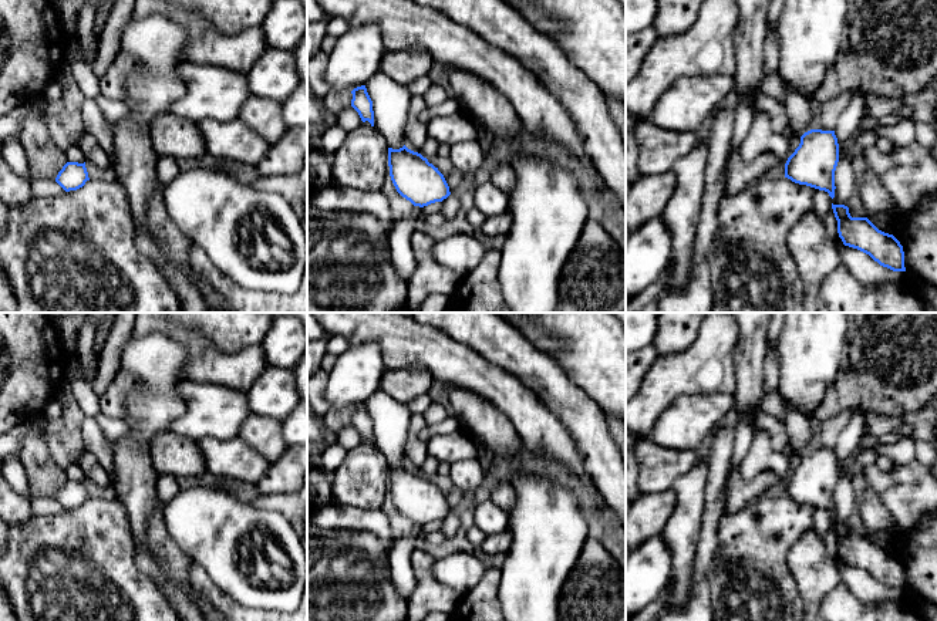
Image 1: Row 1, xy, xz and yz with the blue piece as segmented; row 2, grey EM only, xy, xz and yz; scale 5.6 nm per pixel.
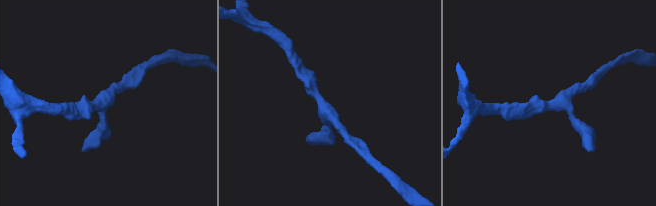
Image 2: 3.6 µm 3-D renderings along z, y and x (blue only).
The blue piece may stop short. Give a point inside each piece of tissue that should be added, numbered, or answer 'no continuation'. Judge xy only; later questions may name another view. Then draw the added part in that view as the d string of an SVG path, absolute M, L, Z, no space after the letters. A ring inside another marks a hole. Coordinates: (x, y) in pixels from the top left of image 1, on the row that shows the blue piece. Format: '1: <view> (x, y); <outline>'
no continuation

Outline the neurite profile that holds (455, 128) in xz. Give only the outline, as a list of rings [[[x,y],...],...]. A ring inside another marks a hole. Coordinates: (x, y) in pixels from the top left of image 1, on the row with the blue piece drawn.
[[[462,111],[435,117],[428,122],[427,129],[428,138],[438,144],[455,145],[478,138],[475,122]]]

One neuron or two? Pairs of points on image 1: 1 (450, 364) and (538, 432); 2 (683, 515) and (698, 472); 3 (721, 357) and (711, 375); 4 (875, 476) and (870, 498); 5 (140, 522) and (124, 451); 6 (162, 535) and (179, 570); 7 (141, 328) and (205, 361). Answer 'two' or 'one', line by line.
1: one
2: one
3: one
4: two
5: one
6: one
7: one

